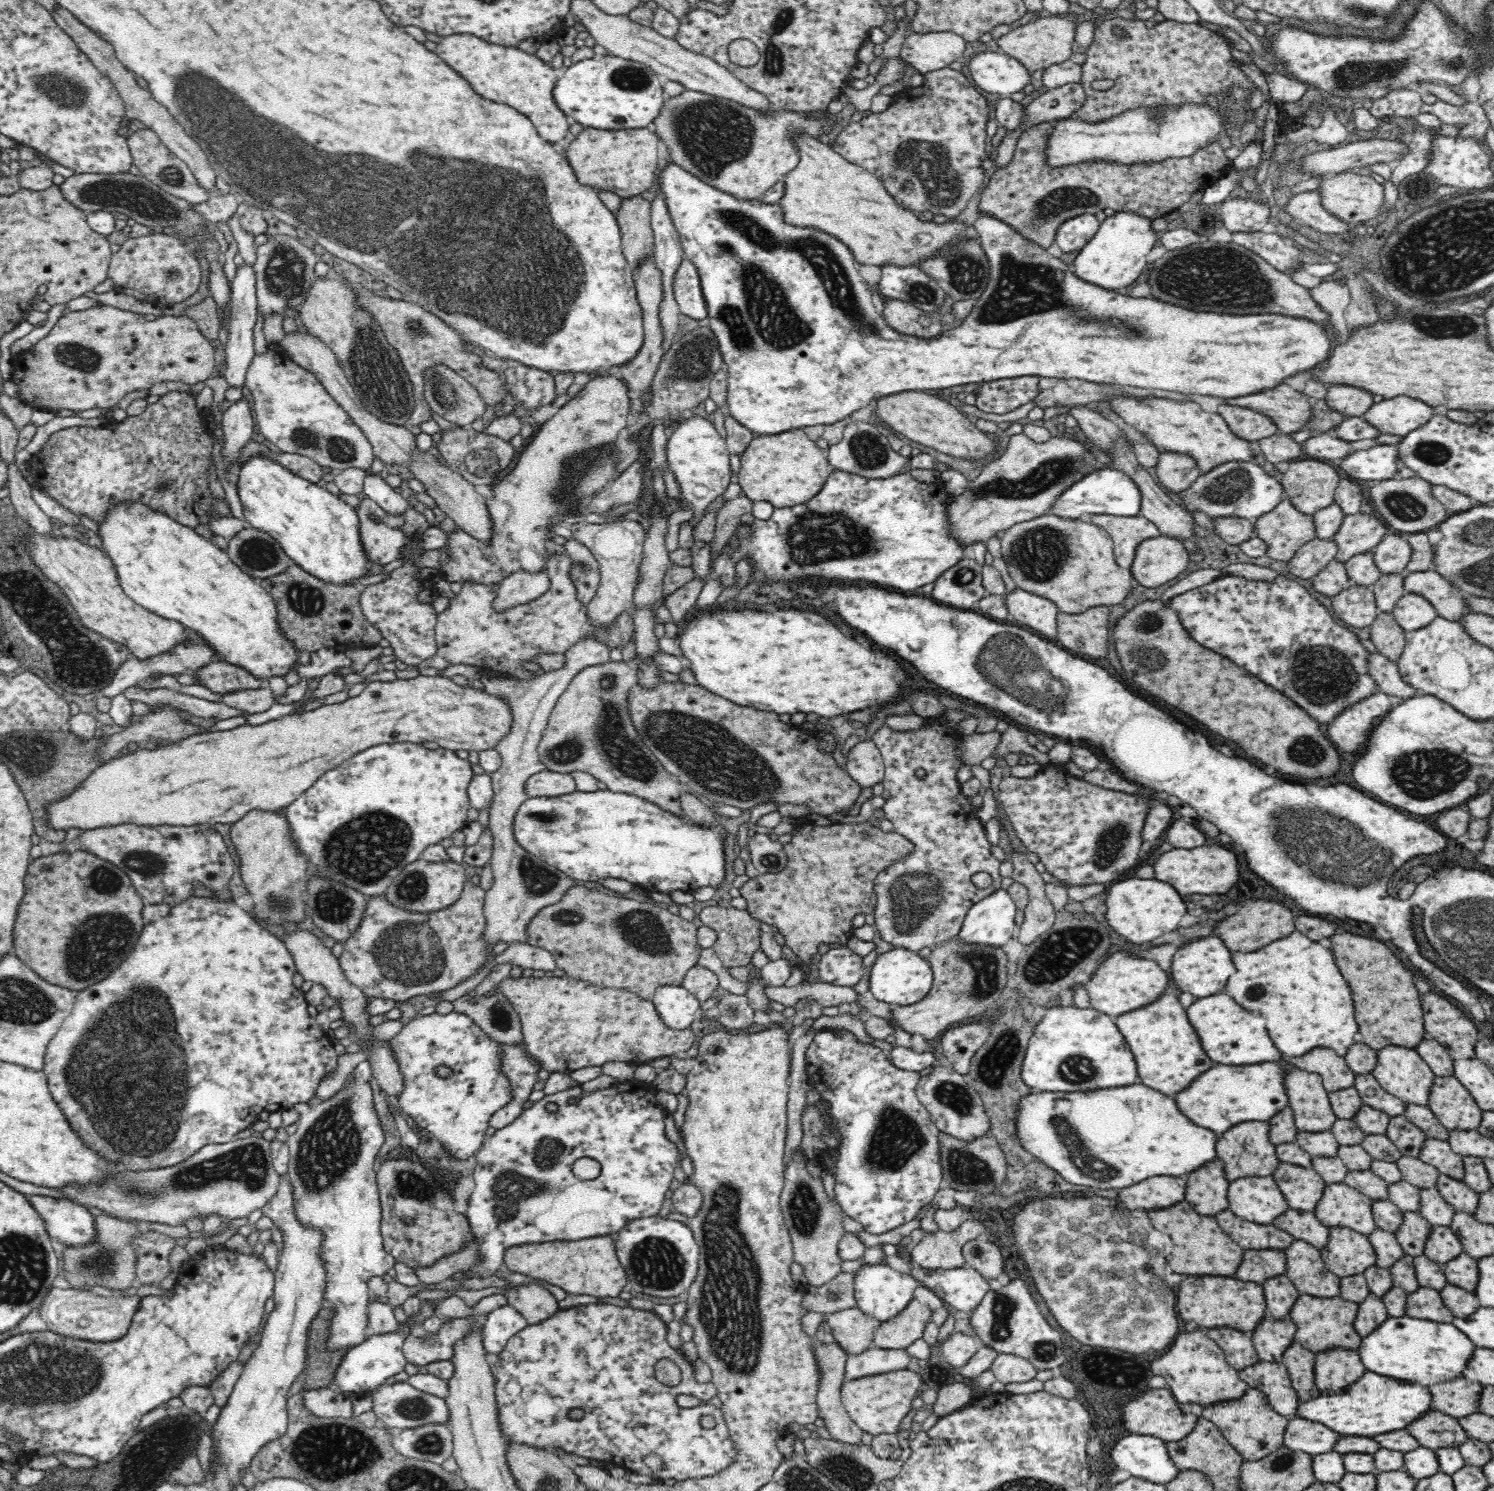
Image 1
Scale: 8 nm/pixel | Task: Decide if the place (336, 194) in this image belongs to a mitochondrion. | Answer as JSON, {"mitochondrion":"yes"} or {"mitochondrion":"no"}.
{"mitochondrion":"yes"}

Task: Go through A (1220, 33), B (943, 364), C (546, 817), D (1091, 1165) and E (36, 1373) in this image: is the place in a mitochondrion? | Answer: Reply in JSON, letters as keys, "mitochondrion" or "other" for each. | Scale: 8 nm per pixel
{"A":"other","B":"other","C":"mitochondrion","D":"mitochondrion","E":"mitochondrion"}

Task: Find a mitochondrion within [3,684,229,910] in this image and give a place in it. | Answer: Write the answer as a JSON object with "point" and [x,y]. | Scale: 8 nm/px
{"point":[35,755]}

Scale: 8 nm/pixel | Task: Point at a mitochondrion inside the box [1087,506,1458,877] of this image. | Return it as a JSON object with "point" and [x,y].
{"point":[1329,675]}

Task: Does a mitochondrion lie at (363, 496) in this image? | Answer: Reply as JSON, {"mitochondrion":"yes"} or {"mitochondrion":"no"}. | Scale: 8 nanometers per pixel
{"mitochondrion":"no"}

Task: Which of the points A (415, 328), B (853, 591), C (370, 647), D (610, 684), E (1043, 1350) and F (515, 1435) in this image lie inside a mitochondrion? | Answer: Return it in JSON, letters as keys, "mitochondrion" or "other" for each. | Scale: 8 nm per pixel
{"A":"mitochondrion","B":"other","C":"other","D":"mitochondrion","E":"mitochondrion","F":"other"}

